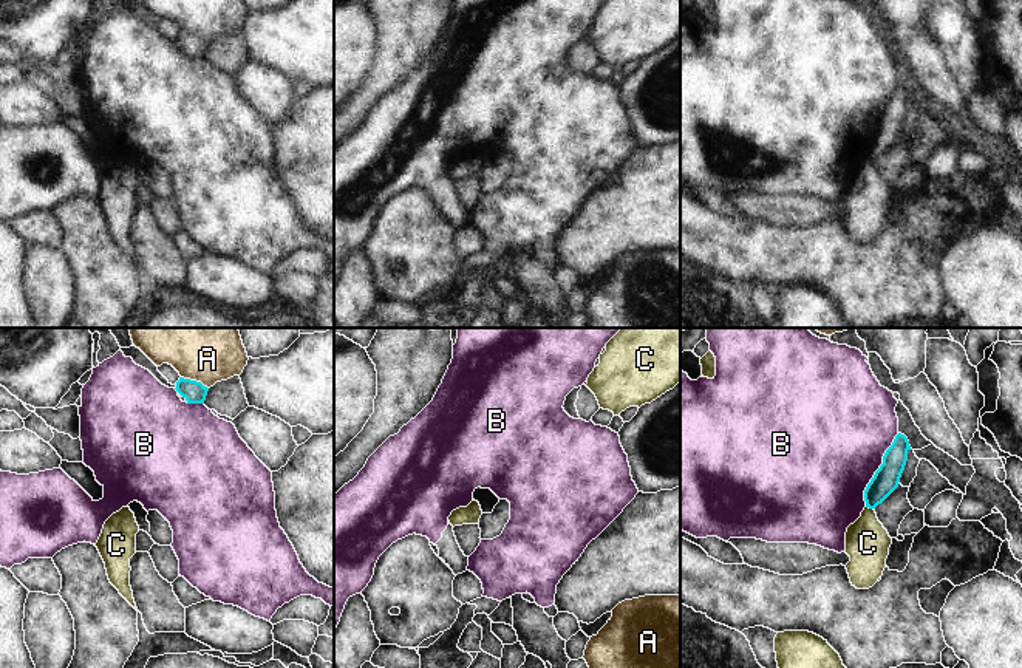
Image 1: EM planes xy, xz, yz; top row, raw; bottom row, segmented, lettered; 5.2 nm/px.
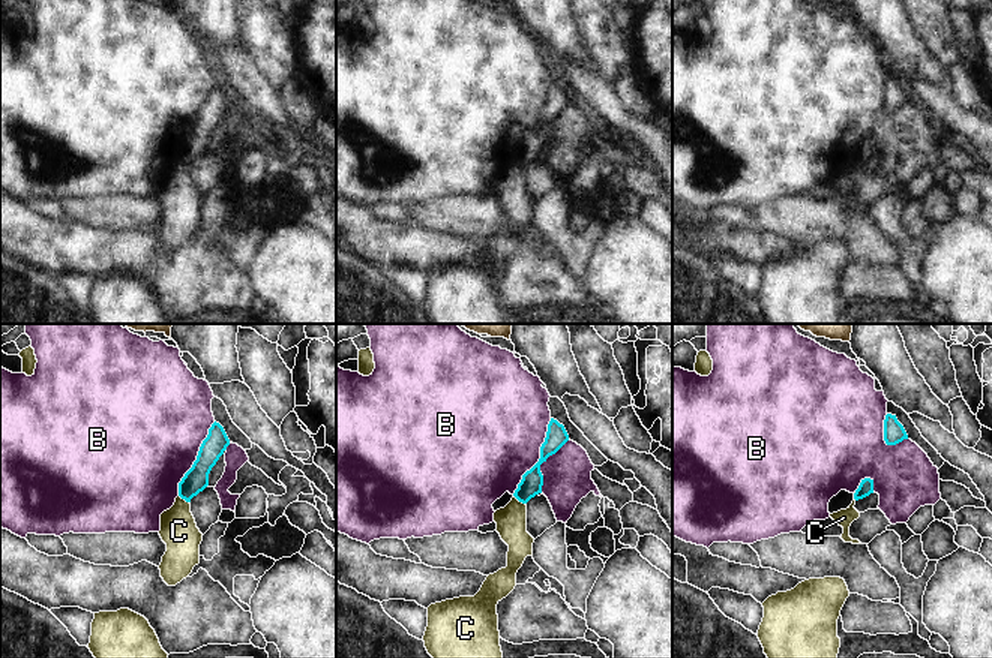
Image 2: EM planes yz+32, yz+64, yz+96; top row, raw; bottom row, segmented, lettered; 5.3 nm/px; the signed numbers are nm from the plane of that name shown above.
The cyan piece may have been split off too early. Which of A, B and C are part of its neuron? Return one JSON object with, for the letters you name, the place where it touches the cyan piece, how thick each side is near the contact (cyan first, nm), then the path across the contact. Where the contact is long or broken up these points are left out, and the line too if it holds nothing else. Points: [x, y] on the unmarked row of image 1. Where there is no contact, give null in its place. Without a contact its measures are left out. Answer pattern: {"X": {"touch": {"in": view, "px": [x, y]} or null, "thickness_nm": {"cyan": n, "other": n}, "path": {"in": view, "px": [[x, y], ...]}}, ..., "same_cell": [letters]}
{"same_cell": []}

